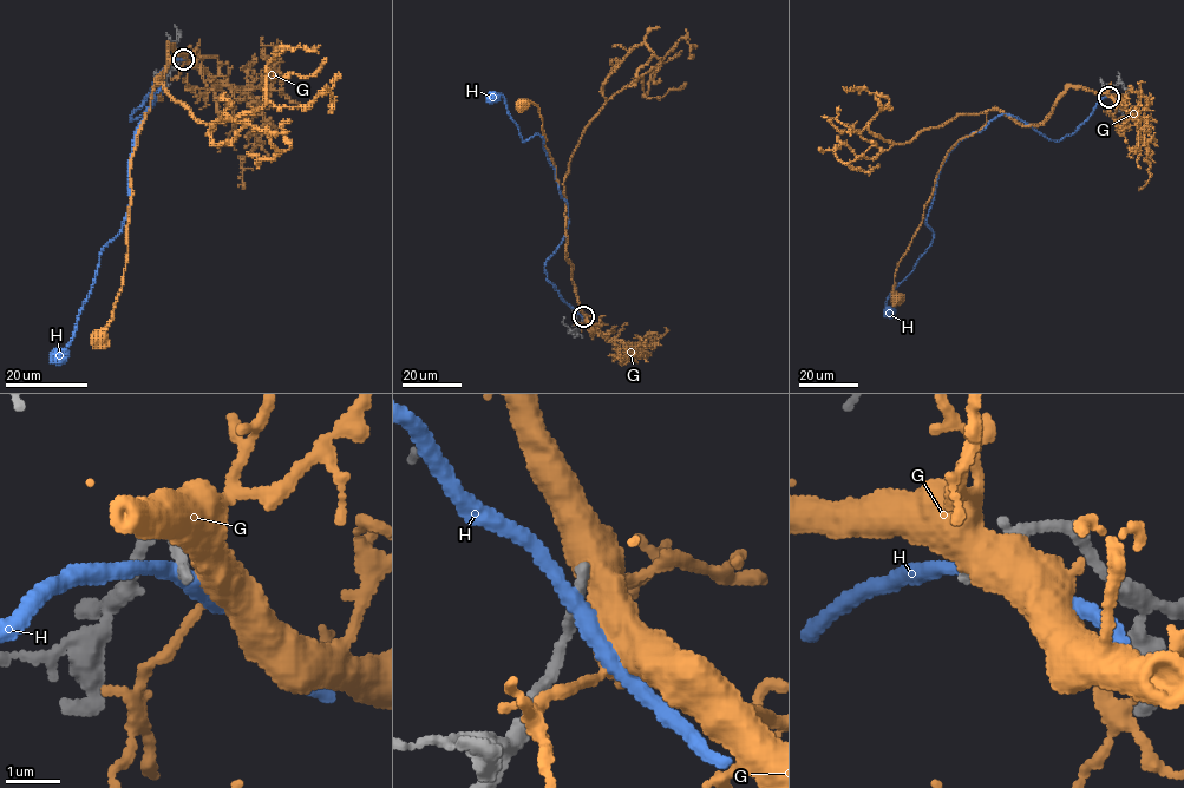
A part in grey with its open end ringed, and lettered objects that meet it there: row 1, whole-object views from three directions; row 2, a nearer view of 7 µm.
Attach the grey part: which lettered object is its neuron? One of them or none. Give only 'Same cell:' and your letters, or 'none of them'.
Same cell: none of them

